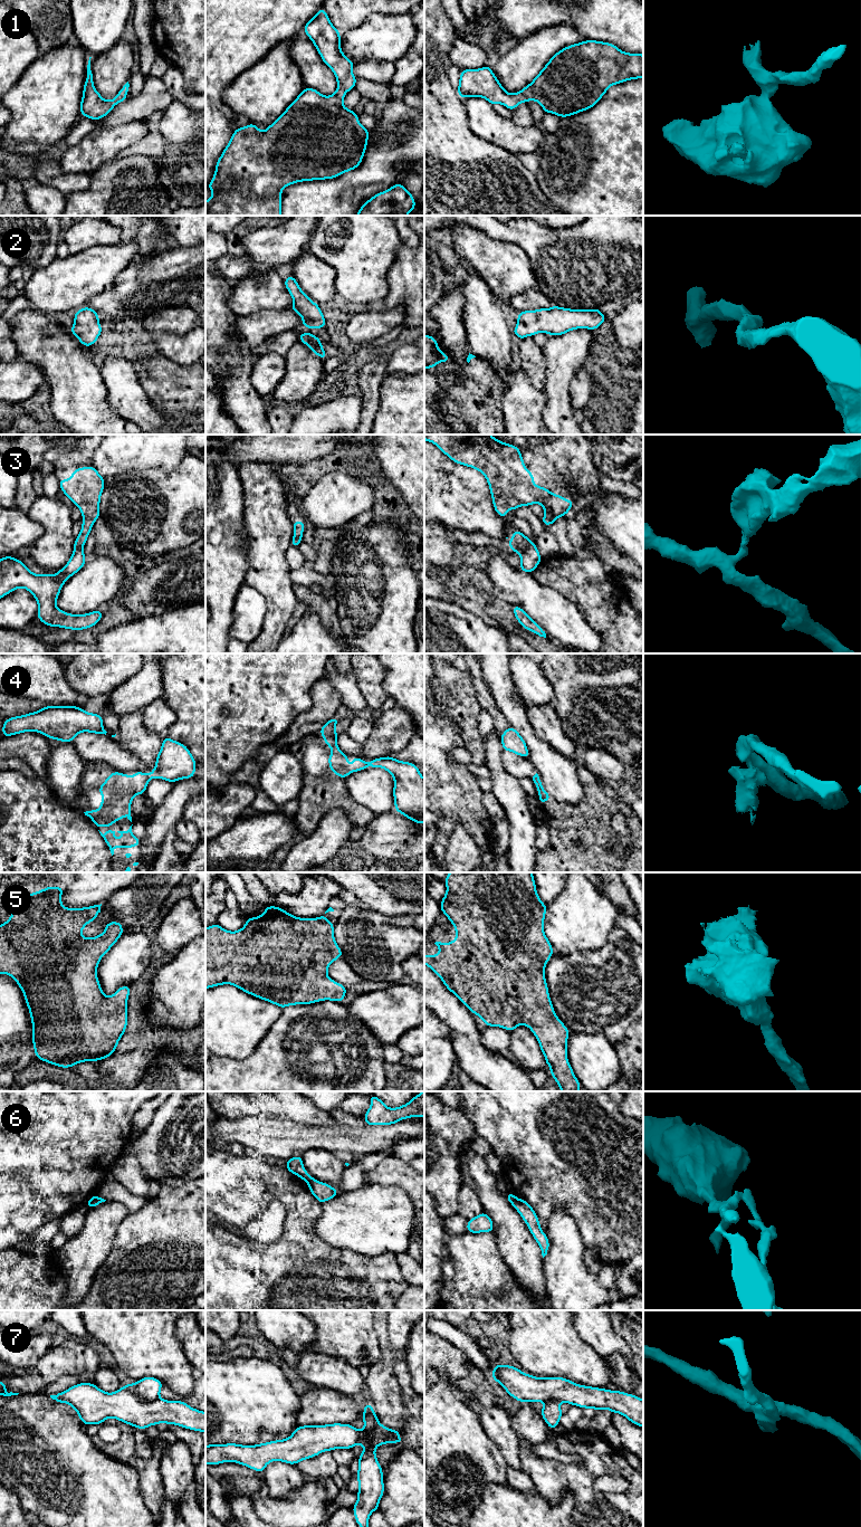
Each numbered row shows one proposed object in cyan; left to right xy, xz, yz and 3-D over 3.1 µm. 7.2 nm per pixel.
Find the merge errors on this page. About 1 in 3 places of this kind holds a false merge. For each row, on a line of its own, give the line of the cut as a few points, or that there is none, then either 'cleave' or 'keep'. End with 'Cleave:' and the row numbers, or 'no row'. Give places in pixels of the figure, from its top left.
1: cut none; keep
2: cut none; keep
3: cut yz (531, 542), (519, 552); cleave
4: cut xy (147, 775), (150, 778); cleave
5: cut none; keep
6: cut yz (516, 1198), (512, 1204); cleave
7: cut xy (130, 1384), (142, 1399), (159, 1399); cleave
Cleave: 3, 4, 6, 7

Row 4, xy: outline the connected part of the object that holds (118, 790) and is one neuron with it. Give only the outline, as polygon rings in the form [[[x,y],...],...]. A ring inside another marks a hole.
[[[135,771],[133,779],[128,774],[112,772],[97,790],[97,793],[99,792],[103,795],[101,801],[101,809],[86,811],[84,812],[85,815],[92,819],[97,829],[99,829],[101,825],[112,825],[115,821],[122,820],[124,815],[126,815],[127,819],[132,822],[132,800],[136,794],[145,794],[149,781],[150,777],[144,772]]]

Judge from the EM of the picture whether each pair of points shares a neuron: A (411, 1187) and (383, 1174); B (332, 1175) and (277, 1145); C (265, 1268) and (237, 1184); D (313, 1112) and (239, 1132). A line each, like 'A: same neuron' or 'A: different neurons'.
A: same neuron
B: different neurons
C: same neuron
D: different neurons

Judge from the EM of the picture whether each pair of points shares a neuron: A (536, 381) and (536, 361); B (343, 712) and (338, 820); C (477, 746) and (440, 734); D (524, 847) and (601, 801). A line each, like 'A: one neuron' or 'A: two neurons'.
A: one neuron
B: two neurons
C: two neurons
D: two neurons

